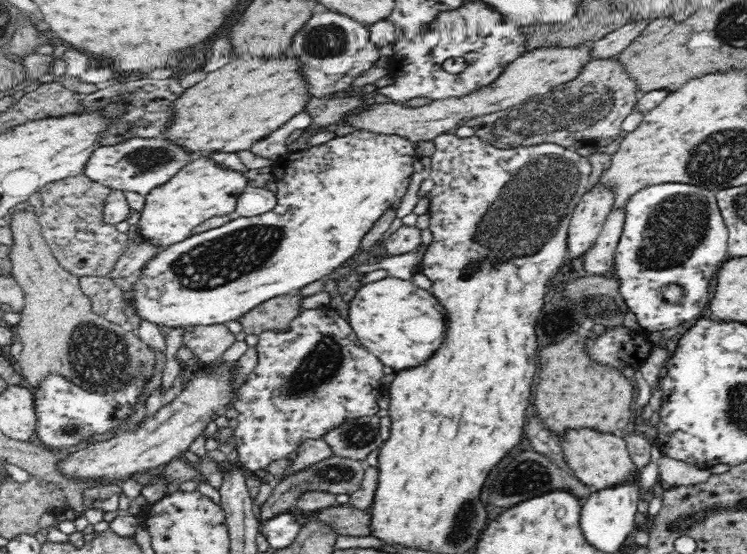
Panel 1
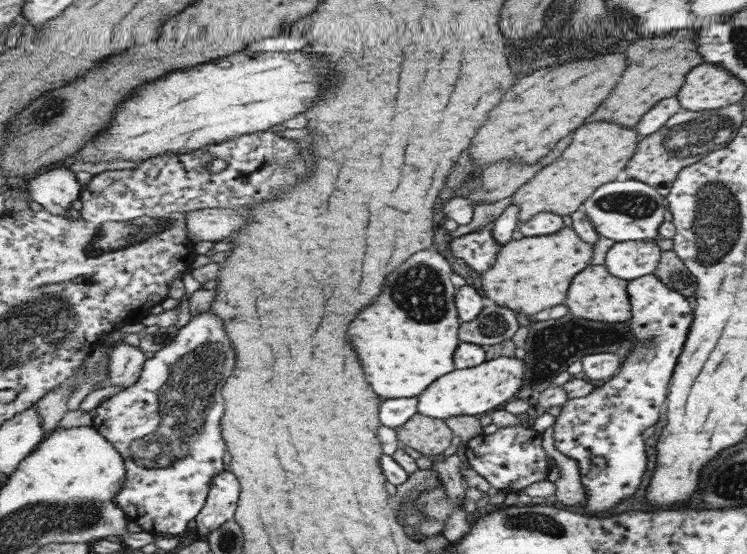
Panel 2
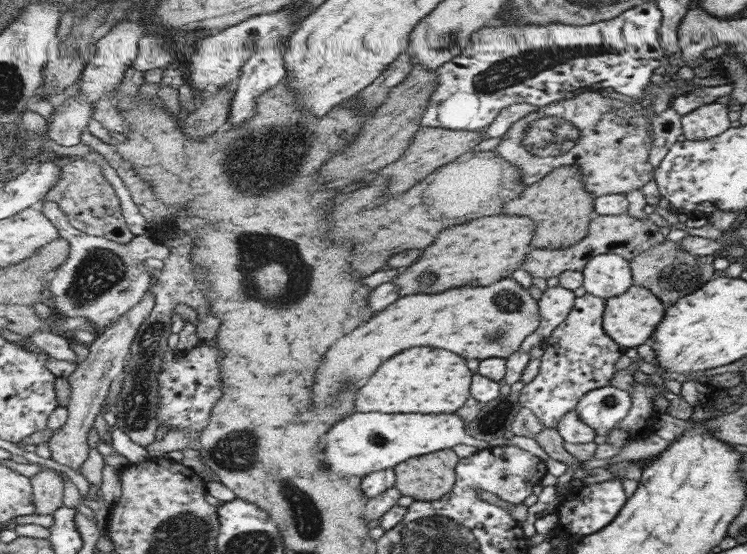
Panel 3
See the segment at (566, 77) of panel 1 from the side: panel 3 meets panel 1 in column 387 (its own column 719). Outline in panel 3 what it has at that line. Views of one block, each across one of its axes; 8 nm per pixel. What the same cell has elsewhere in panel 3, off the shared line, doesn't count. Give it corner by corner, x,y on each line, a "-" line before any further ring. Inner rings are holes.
717,102
687,112
680,118
682,139
703,140
725,132
730,126
727,112
727,105

